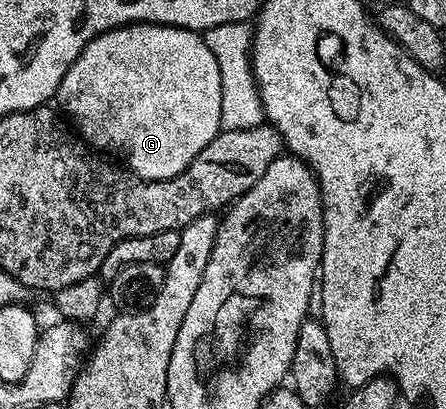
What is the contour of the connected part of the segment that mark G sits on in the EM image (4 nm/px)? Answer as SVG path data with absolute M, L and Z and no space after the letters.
M126 23L124 27L114 27L93 37L93 41L89 41L89 45L81 49L77 61L73 61L73 65L67 67L65 77L61 77L57 103L67 110L66 118L70 120L74 130L78 132L88 147L99 153L108 151L111 155L120 155L121 158L127 159L126 170L132 171L134 175L139 175L142 179L163 181L169 177L177 177L177 173L184 171L197 157L197 153L201 153L201 149L205 149L205 145L209 145L209 141L213 141L213 137L219 135L221 130L221 69L217 69L217 57L213 57L206 38L198 31L170 27L164 23Z

